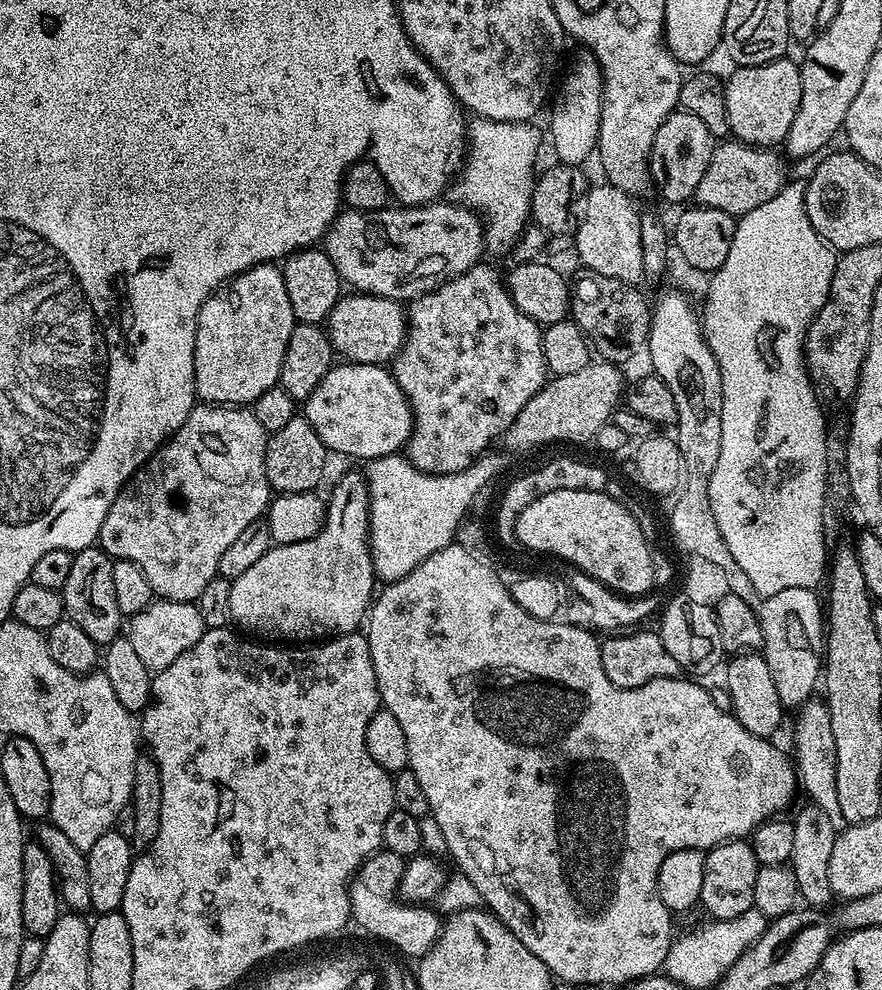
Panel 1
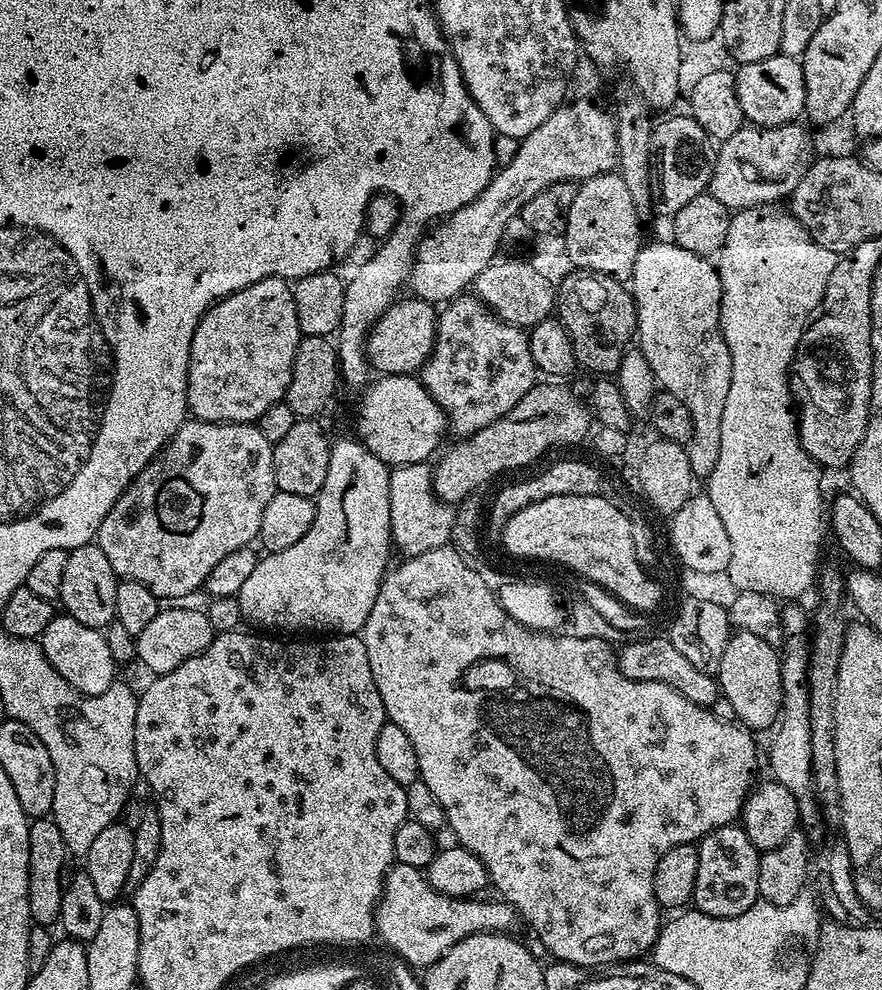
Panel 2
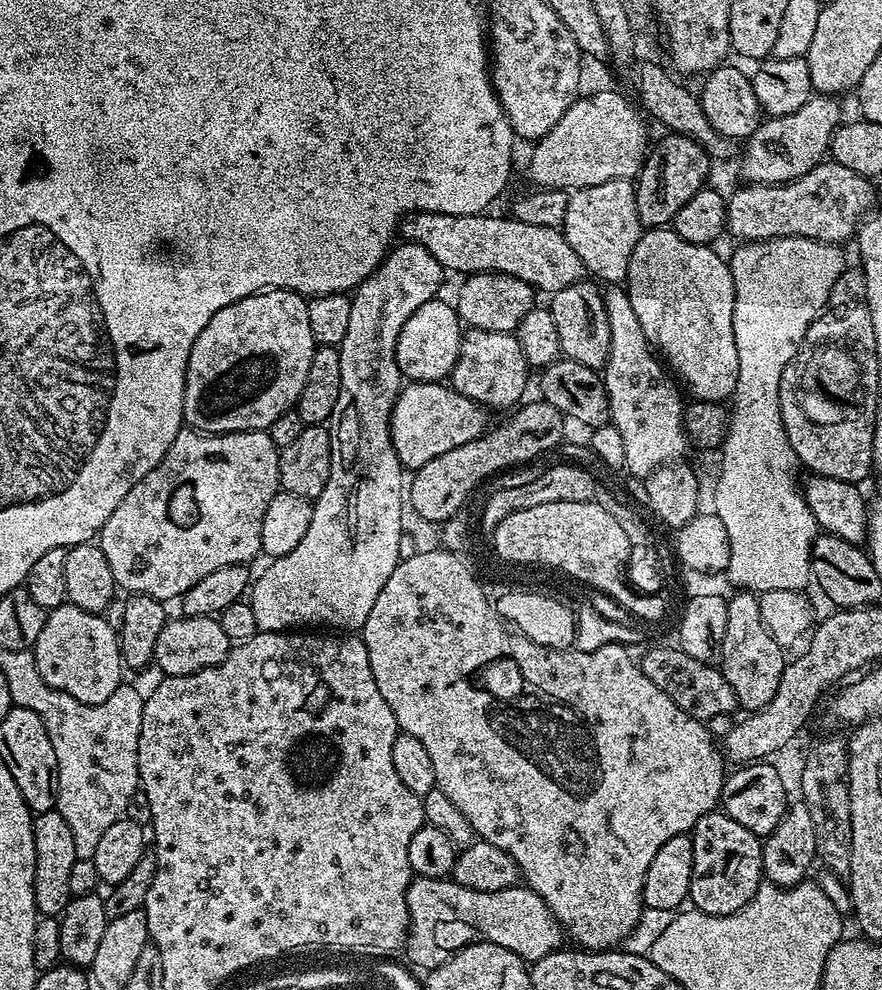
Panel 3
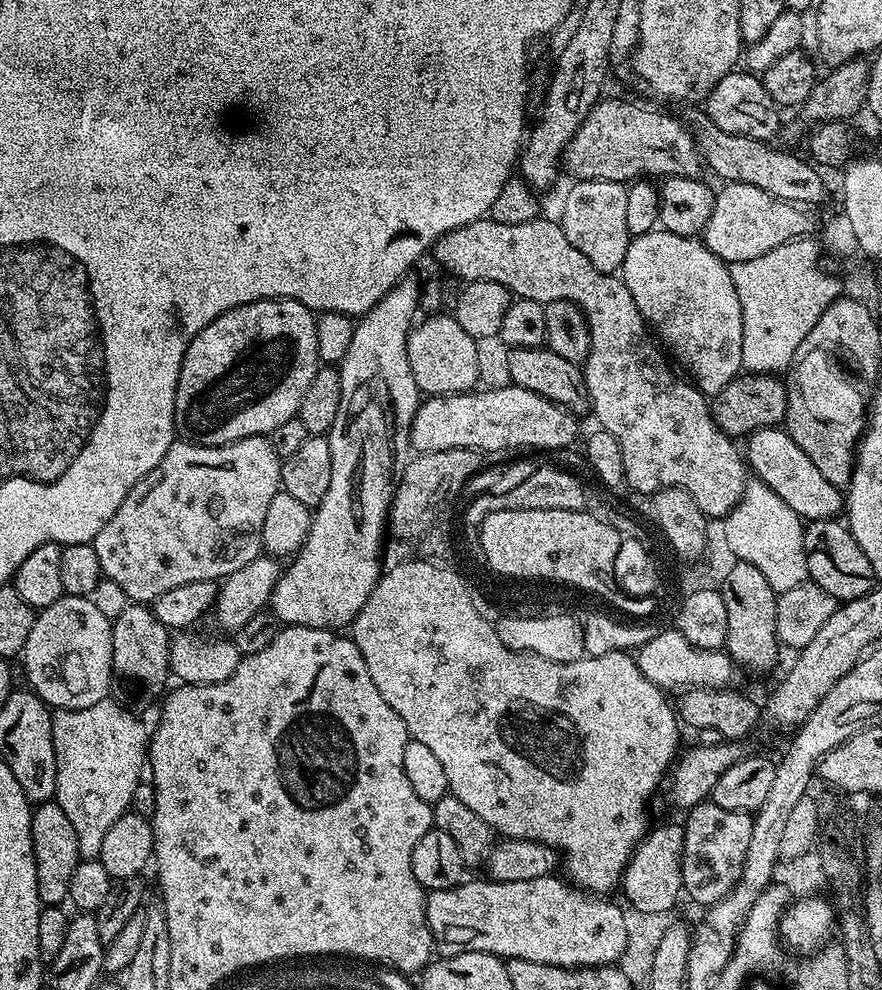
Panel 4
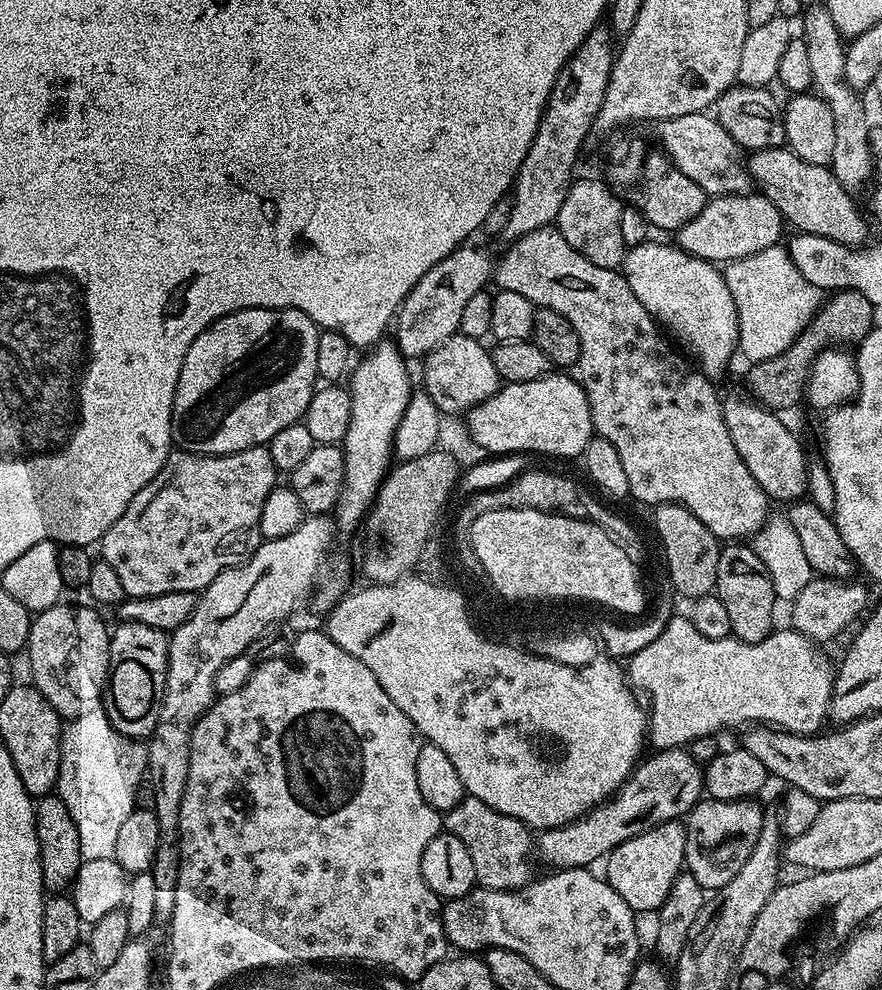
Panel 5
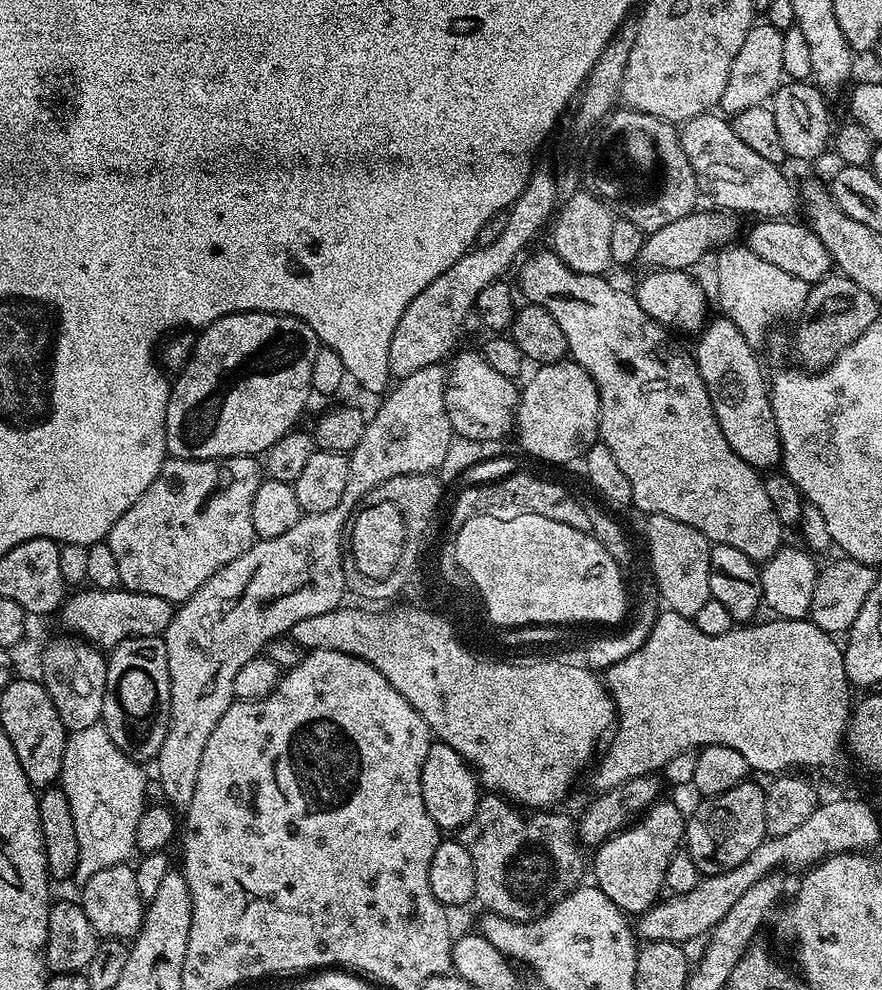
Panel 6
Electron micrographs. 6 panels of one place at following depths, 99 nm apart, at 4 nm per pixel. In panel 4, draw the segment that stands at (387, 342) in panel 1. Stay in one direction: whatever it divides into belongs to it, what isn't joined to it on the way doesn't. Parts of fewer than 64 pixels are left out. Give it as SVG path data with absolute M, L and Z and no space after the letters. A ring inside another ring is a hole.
M432 314L429 320L421 319L419 323L413 327L412 331L408 333L408 345L406 346L406 354L408 355L408 361L410 362L410 370L414 374L414 382L420 388L421 393L427 394L428 396L453 396L459 392L470 392L477 387L476 379L480 376L480 352L478 347L478 341L470 334L466 334L465 330L459 326L452 314L446 314L446 316L436 316L440 314Z

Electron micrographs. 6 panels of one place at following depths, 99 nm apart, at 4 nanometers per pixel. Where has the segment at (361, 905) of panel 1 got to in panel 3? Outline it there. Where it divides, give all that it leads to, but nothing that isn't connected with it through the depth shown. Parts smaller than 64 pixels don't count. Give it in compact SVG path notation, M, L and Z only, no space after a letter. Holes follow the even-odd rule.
M416 876L408 884L406 906L408 907L406 953L408 952L409 960L407 963L409 965L417 964L418 967L424 968L423 970L437 968L442 962L448 960L451 953L465 948L467 944L506 946L506 950L518 954L520 959L525 962L535 962L546 958L546 954L555 952L561 947L562 929L560 923L552 917L552 912L546 906L544 899L527 886L487 892L486 890L470 890L451 878L439 880L438 878Z

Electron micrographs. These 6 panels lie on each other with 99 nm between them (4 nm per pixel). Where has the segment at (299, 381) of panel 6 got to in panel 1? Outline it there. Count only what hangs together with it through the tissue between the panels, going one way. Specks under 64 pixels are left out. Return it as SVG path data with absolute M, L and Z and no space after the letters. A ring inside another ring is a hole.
M275 263L256 264L233 280L225 280L220 287L212 291L210 298L206 298L196 319L194 374L197 397L205 404L255 404L258 398L262 398L262 394L266 394L266 390L279 385L282 358L297 323L294 310L290 306L290 294L286 294L284 273Z

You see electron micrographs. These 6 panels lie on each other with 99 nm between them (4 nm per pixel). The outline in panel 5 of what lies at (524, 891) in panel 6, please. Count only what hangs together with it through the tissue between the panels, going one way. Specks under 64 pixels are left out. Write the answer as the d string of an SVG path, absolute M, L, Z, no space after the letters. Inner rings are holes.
M465 794L458 806L443 813L442 828L443 831L454 834L454 838L461 840L462 846L470 850L479 887L515 892L517 888L525 888L532 883L534 836L525 824L518 822L518 818L498 814L498 810L490 810L486 802L478 802L478 798Z

